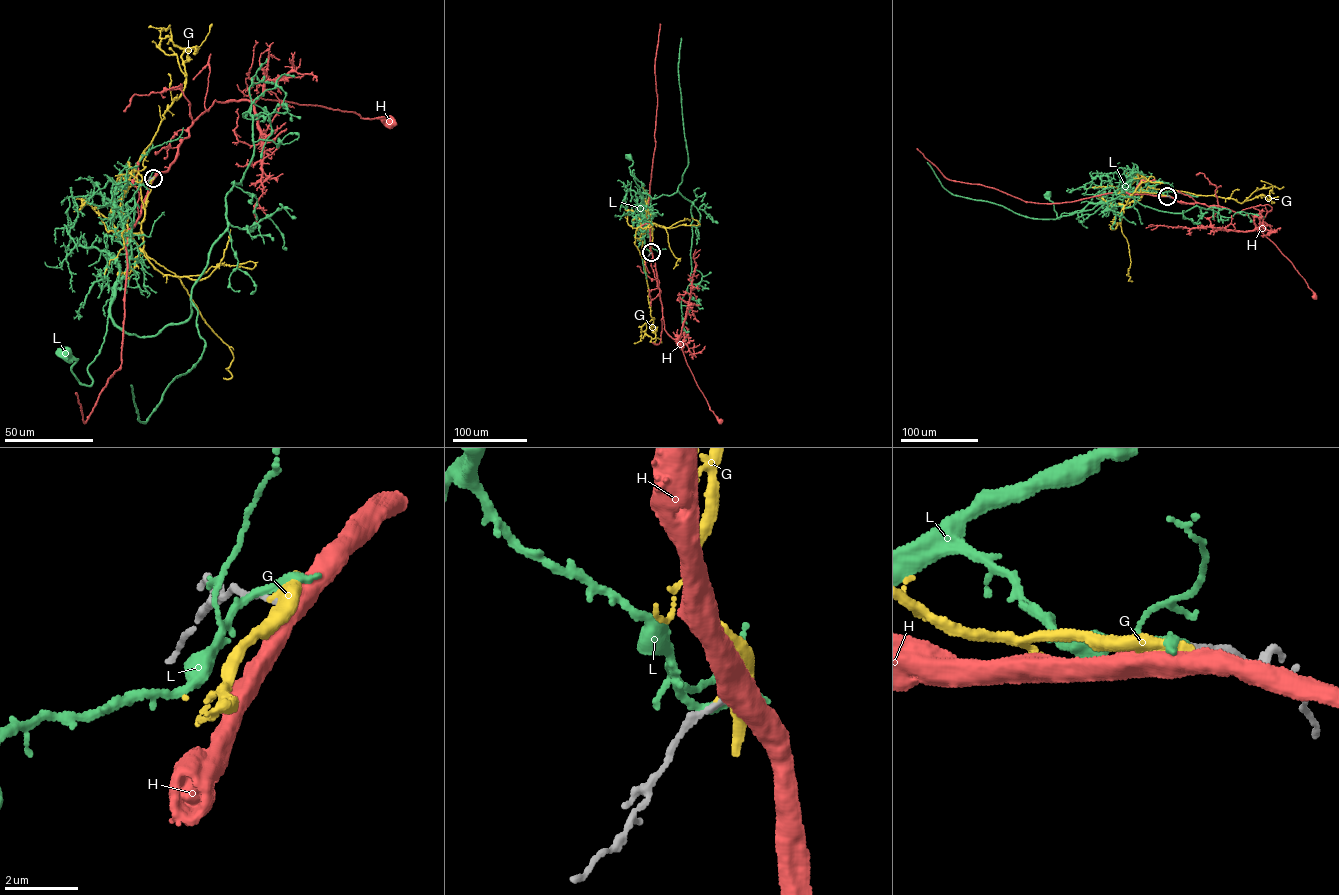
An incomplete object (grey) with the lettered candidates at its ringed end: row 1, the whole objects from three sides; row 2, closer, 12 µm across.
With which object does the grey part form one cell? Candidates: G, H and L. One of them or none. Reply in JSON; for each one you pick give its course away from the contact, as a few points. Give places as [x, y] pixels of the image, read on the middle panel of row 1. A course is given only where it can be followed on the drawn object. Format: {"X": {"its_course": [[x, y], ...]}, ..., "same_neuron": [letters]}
{"same_neuron": []}

